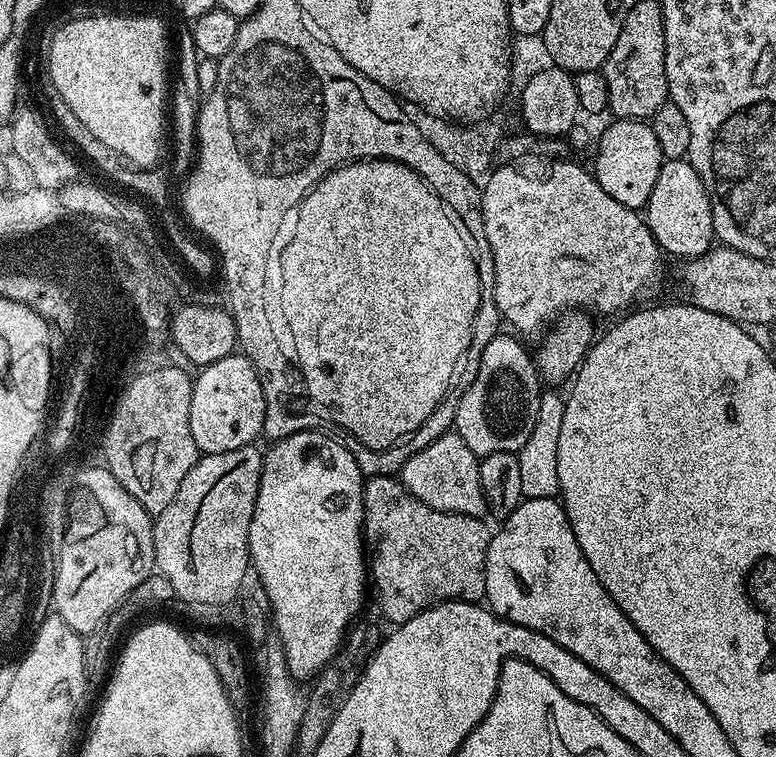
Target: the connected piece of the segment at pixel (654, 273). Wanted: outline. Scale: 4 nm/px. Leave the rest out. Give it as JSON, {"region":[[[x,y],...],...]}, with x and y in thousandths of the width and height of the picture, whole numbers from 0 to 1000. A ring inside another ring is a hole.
{"region":[[[677,206],[674,211],[635,221],[621,243],[624,308],[626,320],[631,320],[631,336],[637,336],[637,399],[642,399],[646,419],[653,427],[656,423],[666,433],[664,435],[666,440],[677,439],[680,444],[688,443],[689,439],[700,440],[709,425],[733,410],[751,410],[769,419],[771,416],[793,419],[795,415],[808,413],[818,403],[814,400],[827,395],[830,386],[838,384],[851,370],[853,329],[835,301],[834,289],[821,276],[802,272],[802,267],[791,267],[791,262],[786,262],[786,256],[776,251],[776,246],[759,223],[756,227],[750,218],[736,217],[735,213],[736,210],[732,209],[704,211],[693,206]]]}

